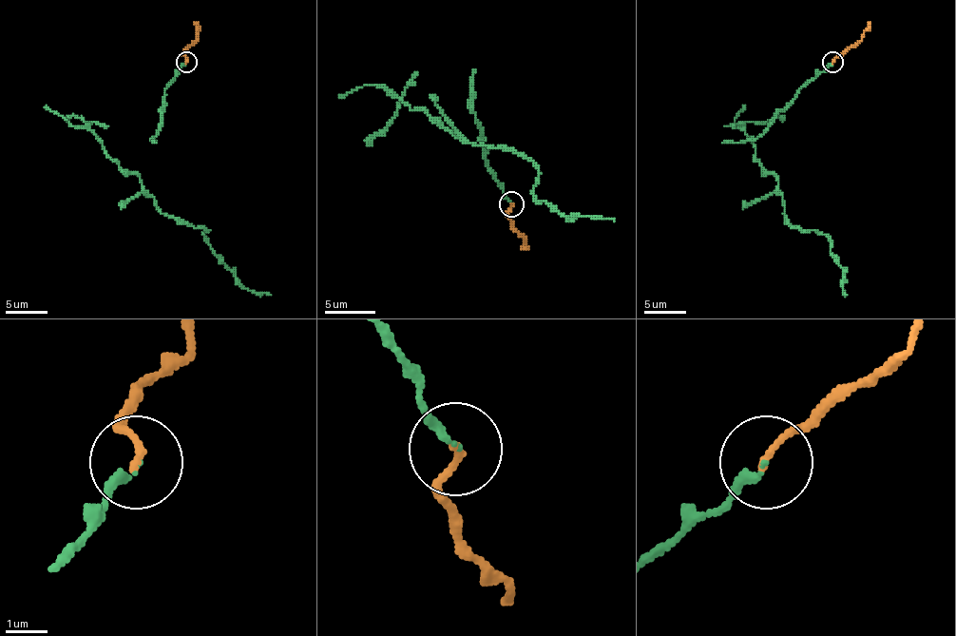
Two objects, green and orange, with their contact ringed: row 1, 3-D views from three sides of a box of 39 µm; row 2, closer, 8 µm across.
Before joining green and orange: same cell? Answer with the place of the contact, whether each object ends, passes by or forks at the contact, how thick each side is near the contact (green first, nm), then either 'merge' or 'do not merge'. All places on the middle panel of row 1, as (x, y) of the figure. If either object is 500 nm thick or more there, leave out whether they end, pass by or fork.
(511, 204) | green ends | orange ends | 160/180 nm | merge

